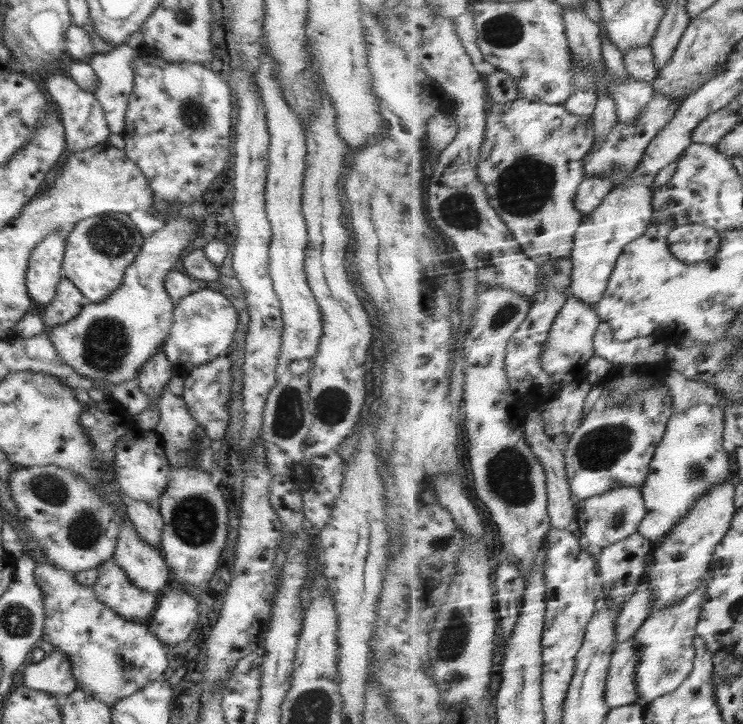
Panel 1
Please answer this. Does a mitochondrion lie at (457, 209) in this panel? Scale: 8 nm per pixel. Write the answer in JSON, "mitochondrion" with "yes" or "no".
{"mitochondrion":"yes"}

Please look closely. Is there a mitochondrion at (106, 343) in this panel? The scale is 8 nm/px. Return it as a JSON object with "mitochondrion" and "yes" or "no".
{"mitochondrion":"yes"}

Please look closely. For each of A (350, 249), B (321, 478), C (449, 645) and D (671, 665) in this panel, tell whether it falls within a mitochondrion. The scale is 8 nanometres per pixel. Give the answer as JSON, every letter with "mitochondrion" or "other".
{"A":"other","B":"other","C":"mitochondrion","D":"mitochondrion"}

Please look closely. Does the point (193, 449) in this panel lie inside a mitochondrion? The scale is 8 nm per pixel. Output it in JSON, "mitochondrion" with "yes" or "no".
{"mitochondrion":"yes"}

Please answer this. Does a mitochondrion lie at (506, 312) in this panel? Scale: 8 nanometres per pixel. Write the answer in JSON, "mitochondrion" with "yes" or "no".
{"mitochondrion":"yes"}

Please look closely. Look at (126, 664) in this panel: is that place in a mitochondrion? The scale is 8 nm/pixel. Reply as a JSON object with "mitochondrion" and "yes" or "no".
{"mitochondrion":"no"}

